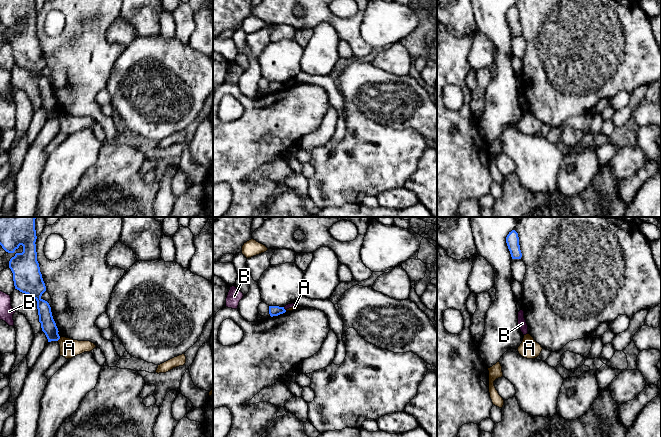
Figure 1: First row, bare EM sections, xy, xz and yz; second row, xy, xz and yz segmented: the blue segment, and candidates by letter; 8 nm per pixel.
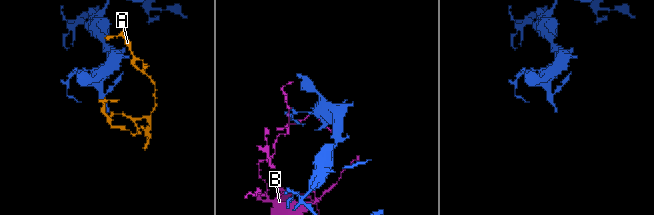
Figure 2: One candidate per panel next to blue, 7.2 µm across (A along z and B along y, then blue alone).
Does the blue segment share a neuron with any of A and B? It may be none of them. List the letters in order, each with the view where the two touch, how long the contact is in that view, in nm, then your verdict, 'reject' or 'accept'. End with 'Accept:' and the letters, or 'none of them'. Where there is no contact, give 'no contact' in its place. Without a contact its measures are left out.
A: meets blue in xy; contact 40 nm long; reject
B: meets blue in xz; contact 40 nm long; reject
Accept: none of them

